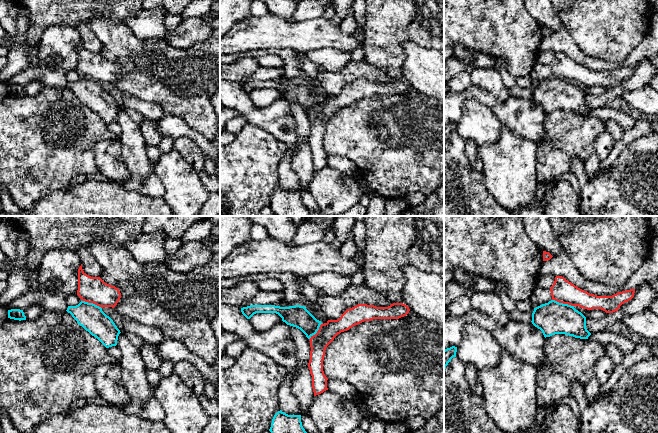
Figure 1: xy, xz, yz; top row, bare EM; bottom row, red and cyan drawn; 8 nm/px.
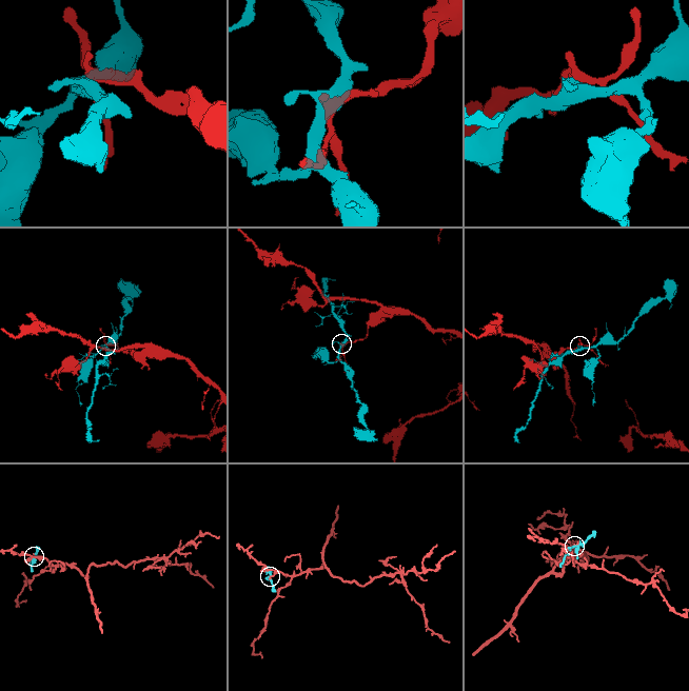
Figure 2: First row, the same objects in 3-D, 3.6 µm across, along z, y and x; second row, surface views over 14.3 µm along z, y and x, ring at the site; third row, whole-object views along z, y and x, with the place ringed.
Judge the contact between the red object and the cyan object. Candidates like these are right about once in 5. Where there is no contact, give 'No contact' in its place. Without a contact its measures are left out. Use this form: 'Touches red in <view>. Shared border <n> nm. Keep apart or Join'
Touches red in yz. Shared border 190 nm. Keep apart

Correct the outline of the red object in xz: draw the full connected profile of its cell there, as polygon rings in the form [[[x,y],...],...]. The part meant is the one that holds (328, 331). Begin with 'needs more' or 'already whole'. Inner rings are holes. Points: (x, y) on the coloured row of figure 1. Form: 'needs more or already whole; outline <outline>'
already whole; outline [[[393,303],[388,307],[358,304],[347,309],[339,319],[328,320],[321,324],[317,333],[309,339],[310,360],[308,367],[312,376],[314,396],[328,390],[327,380],[323,371],[323,360],[327,346],[341,332],[347,331],[355,325],[373,319],[399,319],[406,316],[410,309],[403,303]]]

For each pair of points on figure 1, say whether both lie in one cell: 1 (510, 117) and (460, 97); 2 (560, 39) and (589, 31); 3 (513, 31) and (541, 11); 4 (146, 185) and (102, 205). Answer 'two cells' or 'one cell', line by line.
1: one cell
2: two cells
3: two cells
4: two cells

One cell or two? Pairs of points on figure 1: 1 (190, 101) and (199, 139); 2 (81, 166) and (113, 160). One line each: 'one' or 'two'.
1: two
2: two

